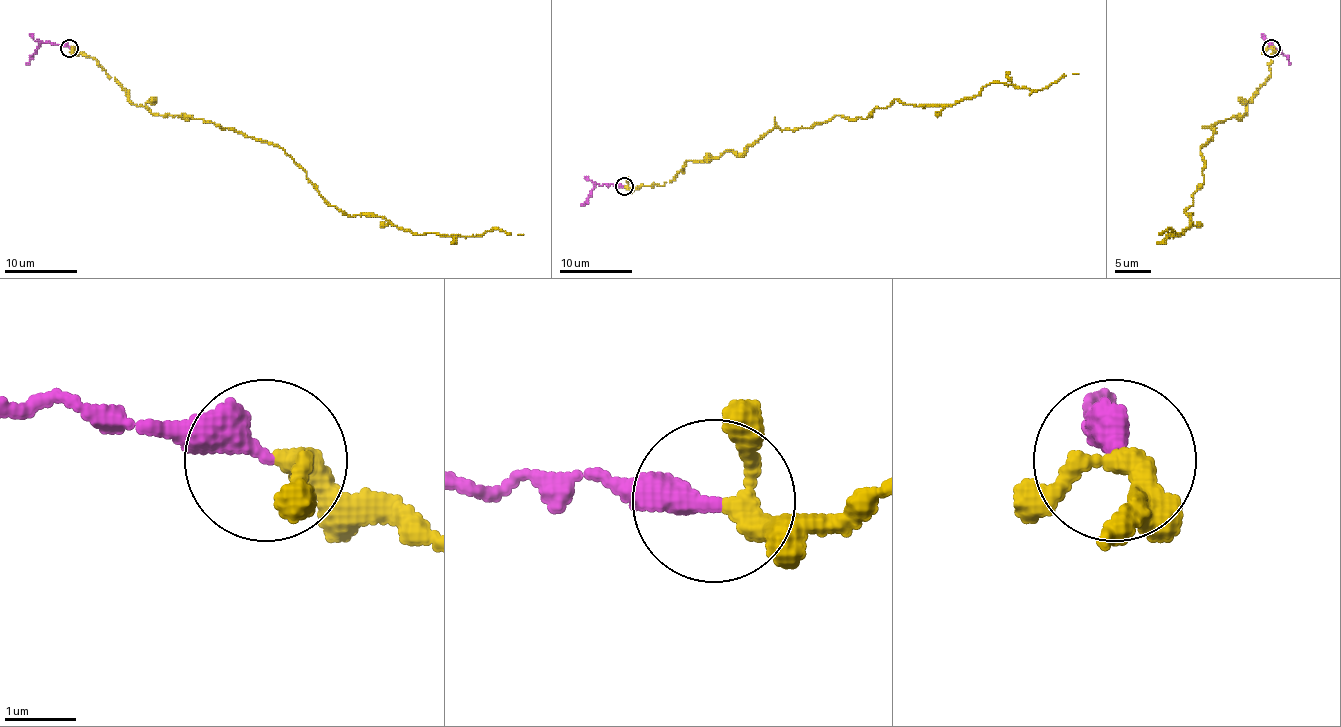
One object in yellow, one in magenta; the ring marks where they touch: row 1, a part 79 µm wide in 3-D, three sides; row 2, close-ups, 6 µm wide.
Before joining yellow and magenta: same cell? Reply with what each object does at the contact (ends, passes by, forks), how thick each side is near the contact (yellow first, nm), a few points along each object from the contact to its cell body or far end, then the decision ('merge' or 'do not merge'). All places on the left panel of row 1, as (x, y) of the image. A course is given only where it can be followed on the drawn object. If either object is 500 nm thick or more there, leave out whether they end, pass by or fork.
yellow passes by; magenta ends there; 280 nm thick on the yellow side, 400 nm on the other; yellow runs (69, 48), (114, 77), (133, 104), (277, 144), (330, 204), (351, 216), (377, 214), (422, 234), (523, 234); magenta runs (69, 48), (42, 43), (26, 64); merge

